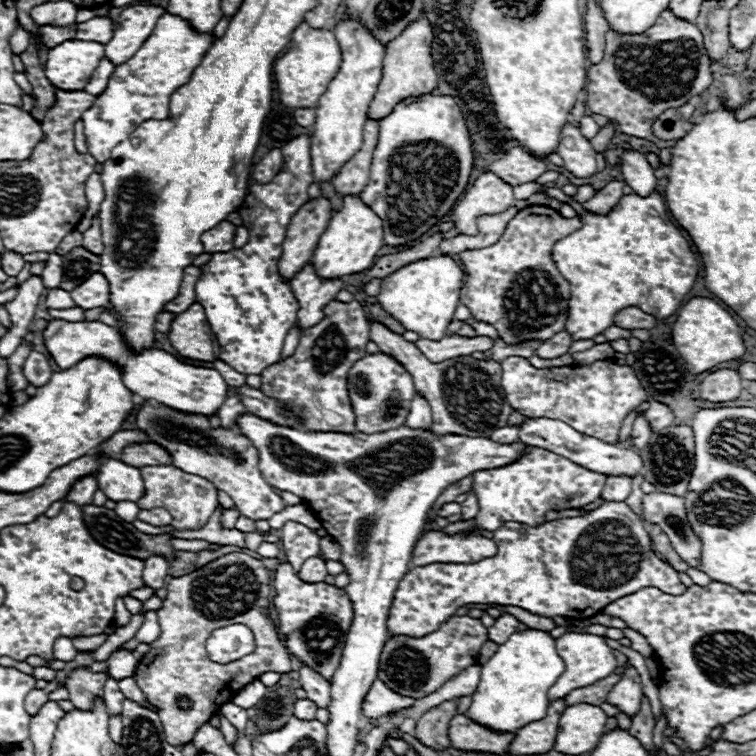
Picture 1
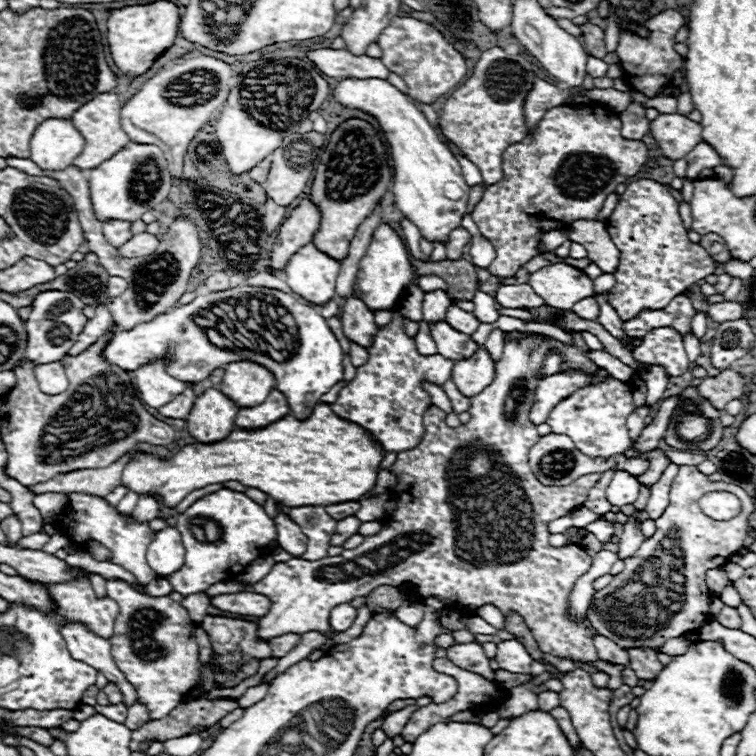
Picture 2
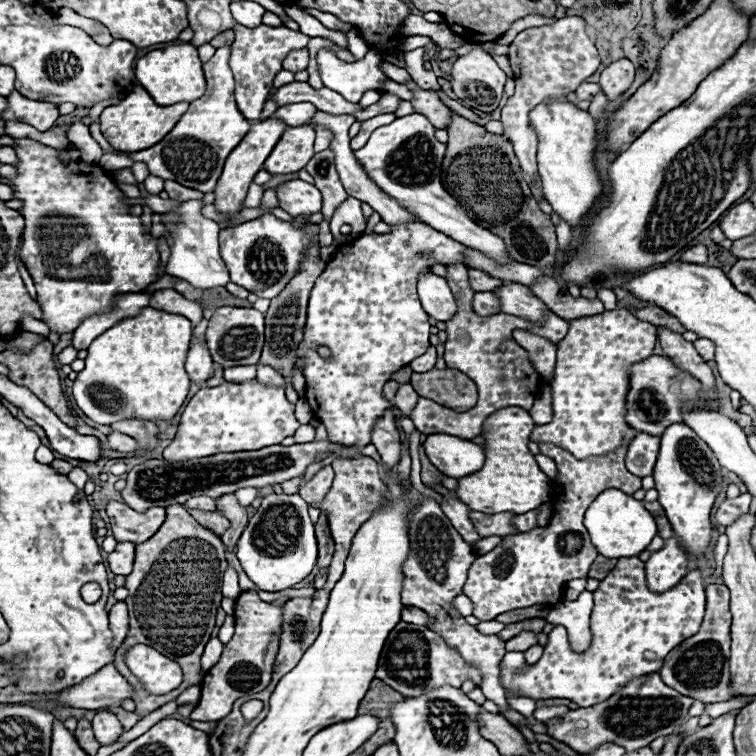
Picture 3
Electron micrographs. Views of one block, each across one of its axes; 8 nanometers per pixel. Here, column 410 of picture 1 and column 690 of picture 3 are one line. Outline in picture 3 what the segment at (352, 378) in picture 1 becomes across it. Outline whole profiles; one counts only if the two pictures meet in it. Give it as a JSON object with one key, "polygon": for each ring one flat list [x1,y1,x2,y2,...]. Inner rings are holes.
{"polygon":[[662,356,644,358,644,362,636,362,630,368,630,388,626,394,626,422,634,426,638,432,660,436,672,422,682,422,680,404,692,402,694,406,708,406,708,402,700,402,698,398,700,382,696,382,690,374,678,370,672,360]]}

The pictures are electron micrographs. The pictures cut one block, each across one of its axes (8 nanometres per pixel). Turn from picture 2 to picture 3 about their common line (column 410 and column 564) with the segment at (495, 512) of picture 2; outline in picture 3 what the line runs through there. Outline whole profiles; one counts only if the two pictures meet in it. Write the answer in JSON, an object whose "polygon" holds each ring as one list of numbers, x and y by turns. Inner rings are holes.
{"polygon":[[538,442,538,448,540,454,552,458,558,468,558,474,552,480,552,492,556,492,552,496,554,516,550,518,548,526,534,528,522,534,502,536,502,542,494,550,476,558,476,562,470,566,462,594,472,600,472,614,478,620,494,620,498,614,504,614,508,610,528,608,536,604,558,604,562,600,566,582,576,578,588,578,588,570,598,556,582,524,584,512,596,500,596,494,602,494,608,488,618,488,624,494,632,496,642,486,640,478,630,474,624,466,624,446,616,448,606,456,590,456,584,460,574,458,568,450,556,444]]}

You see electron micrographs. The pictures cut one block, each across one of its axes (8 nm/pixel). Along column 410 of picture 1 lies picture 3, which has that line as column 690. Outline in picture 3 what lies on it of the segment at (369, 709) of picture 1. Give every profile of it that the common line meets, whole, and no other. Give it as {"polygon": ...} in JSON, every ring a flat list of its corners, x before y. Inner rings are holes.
{"polygon":[[646,674,644,678,630,680,622,690,612,694,608,700,590,706,588,710,570,710,562,718,552,718,544,722,548,736,556,738,580,754,596,750,604,742,616,742,628,752,648,746,658,736,668,736,676,732,692,706,692,698,678,694,660,680,660,674]]}

